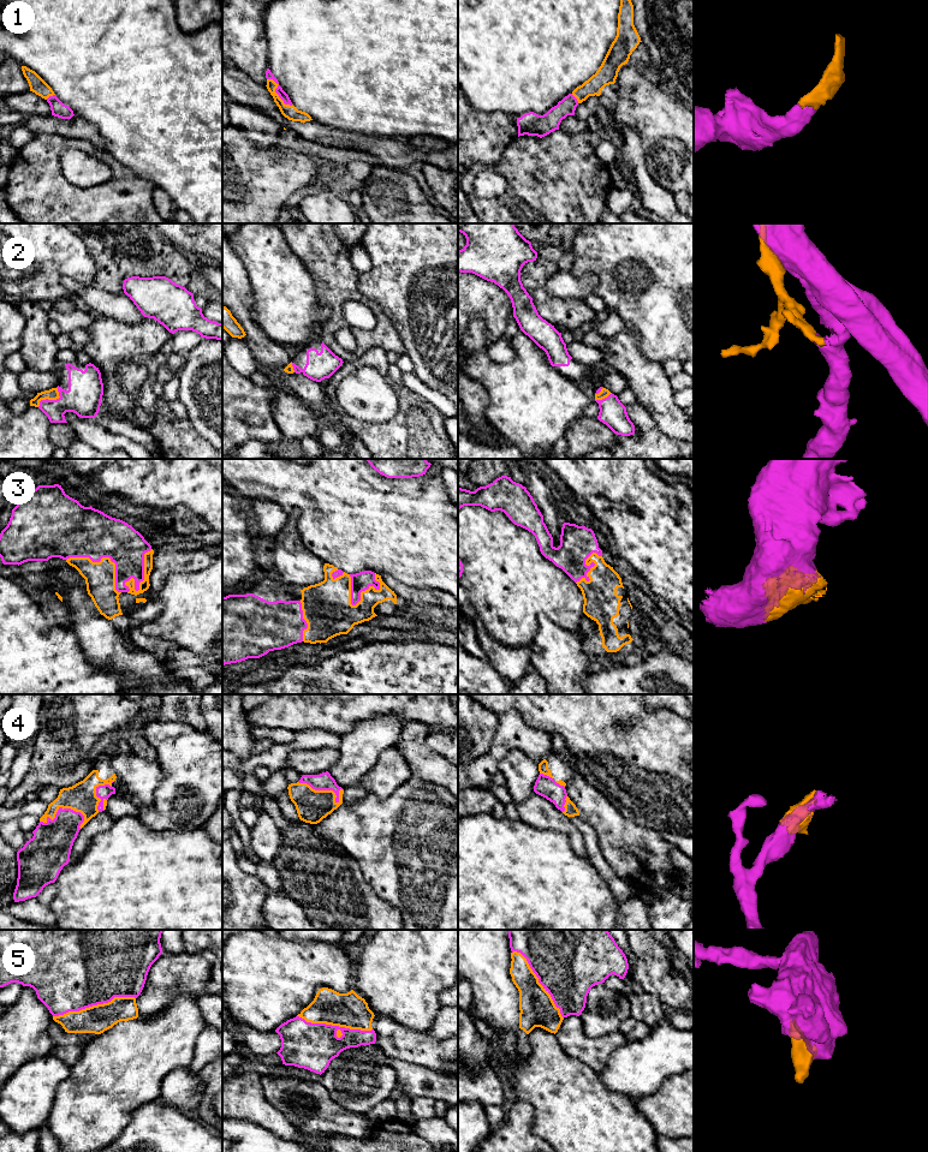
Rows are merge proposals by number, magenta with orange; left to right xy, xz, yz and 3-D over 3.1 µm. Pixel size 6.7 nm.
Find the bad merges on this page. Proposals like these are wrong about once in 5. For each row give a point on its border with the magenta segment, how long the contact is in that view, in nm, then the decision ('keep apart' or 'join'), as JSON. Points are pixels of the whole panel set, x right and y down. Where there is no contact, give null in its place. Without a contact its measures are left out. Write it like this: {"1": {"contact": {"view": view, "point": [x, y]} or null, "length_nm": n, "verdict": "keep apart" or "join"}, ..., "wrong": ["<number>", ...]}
{"1": {"contact": {"view": "xz", "point": [275, 91]}, "length_nm": 260, "verdict": "join"}, "2": {"contact": {"view": "xy", "point": [51, 400]}, "length_nm": 190, "verdict": "join"}, "3": {"contact": {"view": "xz", "point": [369, 585]}, "length_nm": 280, "verdict": "join"}, "4": {"contact": {"view": "xy", "point": [59, 809]}, "length_nm": 300, "verdict": "join"}, "5": {"contact": {"view": "xz", "point": [334, 1026]}, "length_nm": 500, "verdict": "join"}, "wrong": []}

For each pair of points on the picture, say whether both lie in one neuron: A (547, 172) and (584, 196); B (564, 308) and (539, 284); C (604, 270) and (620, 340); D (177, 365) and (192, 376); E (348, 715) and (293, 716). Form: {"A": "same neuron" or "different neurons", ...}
{"A": "same neuron", "B": "same neuron", "C": "different neurons", "D": "different neurons", "E": "same neuron"}

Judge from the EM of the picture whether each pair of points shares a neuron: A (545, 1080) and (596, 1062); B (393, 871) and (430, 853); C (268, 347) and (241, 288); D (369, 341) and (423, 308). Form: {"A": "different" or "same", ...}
{"A": "different", "B": "same", "C": "same", "D": "different"}

